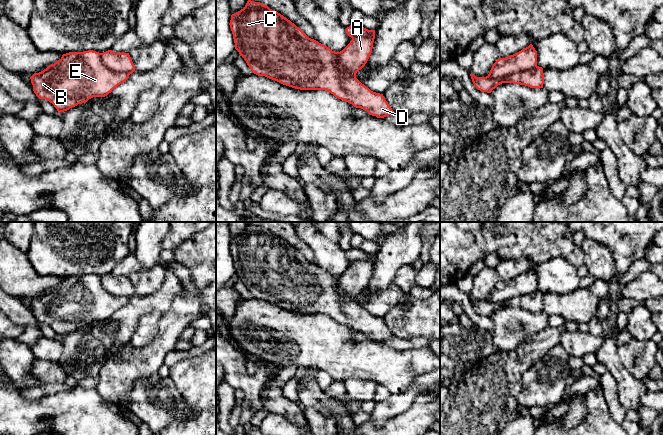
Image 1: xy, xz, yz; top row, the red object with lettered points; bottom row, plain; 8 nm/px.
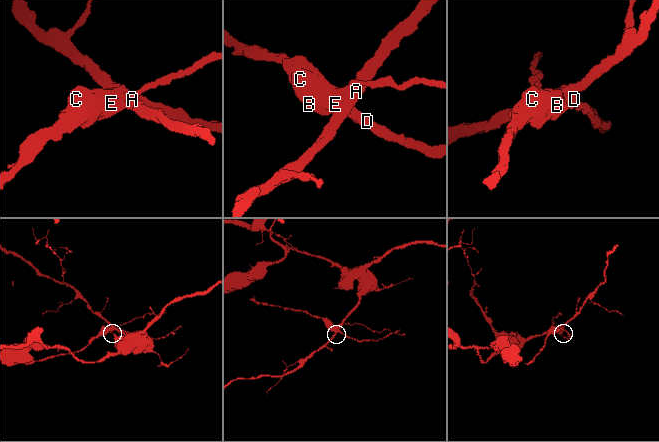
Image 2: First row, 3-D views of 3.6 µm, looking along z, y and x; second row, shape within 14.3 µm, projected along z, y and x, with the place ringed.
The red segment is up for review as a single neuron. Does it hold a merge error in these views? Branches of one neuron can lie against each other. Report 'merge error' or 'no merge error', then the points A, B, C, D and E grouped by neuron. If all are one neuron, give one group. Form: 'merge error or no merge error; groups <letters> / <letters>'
merge error; groups A / B C D E

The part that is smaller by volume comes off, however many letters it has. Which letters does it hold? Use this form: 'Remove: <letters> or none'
Remove: B, C, D, E

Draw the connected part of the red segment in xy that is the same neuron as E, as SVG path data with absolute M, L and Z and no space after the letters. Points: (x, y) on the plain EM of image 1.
M88 274L69 276L30 303L33 315L39 323L46 323L54 329L58 337L87 326L93 321L105 321L118 309L123 308L130 298L117 297L107 292L101 284L101 277Z

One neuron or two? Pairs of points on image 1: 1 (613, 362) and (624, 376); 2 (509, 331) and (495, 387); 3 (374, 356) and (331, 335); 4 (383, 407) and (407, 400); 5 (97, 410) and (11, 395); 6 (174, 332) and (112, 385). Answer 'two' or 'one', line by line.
1: one
2: two
3: one
4: one
5: one
6: one

